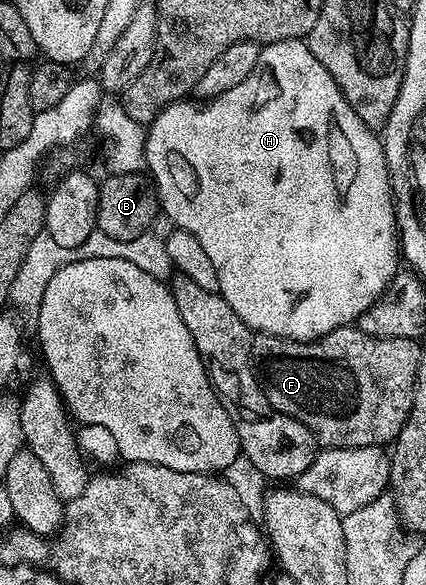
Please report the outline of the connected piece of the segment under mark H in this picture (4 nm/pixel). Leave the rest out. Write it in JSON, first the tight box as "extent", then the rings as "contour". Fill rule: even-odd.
{"extent":[146,39,400,340],"contour":[[[305,39],[281,40],[275,44],[265,45],[262,48],[260,58],[256,62],[256,67],[253,68],[252,74],[248,74],[248,78],[244,78],[244,82],[236,82],[236,86],[232,86],[232,90],[228,90],[219,96],[209,97],[203,103],[206,104],[203,108],[193,108],[190,103],[189,99],[184,99],[178,100],[175,104],[170,104],[146,128],[146,168],[148,169],[149,179],[152,181],[153,190],[156,193],[157,203],[160,205],[161,215],[164,214],[168,219],[174,220],[172,222],[174,228],[188,230],[190,234],[199,239],[200,246],[204,246],[204,250],[208,250],[208,259],[211,260],[212,266],[218,275],[218,291],[222,293],[222,297],[228,302],[228,306],[232,306],[232,310],[236,310],[236,314],[240,314],[240,318],[255,333],[267,336],[283,336],[285,340],[318,340],[321,336],[328,334],[332,330],[353,325],[357,321],[358,316],[368,306],[372,306],[372,302],[376,302],[382,297],[382,291],[387,288],[390,284],[390,279],[400,270],[398,224],[394,221],[394,196],[390,193],[390,175],[386,169],[381,135],[375,129],[369,128],[360,118],[360,114],[356,114],[356,110],[352,110],[352,106],[346,101],[344,94],[336,86],[332,74],[328,74],[328,70],[324,70],[324,66],[320,66],[319,60],[316,59],[316,54],[312,54],[310,45]]]}

